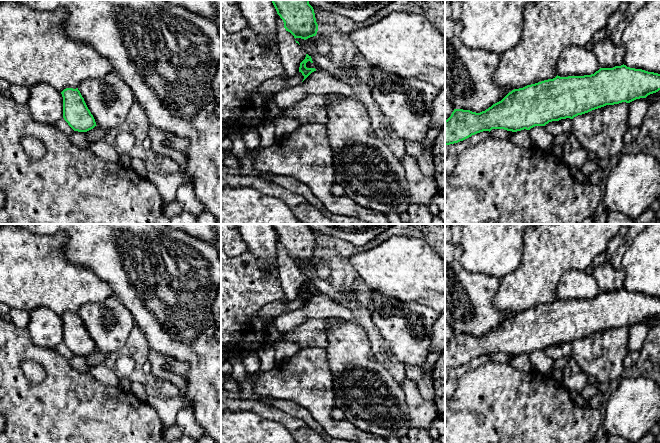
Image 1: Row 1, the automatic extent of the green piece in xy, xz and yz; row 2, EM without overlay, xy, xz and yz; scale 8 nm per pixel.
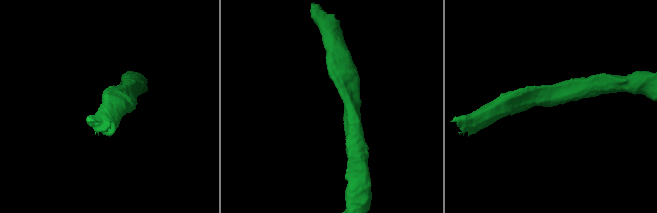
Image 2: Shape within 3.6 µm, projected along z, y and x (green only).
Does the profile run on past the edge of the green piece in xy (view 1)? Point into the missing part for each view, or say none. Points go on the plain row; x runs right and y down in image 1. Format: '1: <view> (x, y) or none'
1: none

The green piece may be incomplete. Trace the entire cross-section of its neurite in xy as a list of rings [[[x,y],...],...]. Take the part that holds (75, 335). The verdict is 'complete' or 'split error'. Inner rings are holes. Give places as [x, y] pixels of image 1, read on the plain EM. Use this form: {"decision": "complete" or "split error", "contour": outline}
{"decision": "complete", "contour": [[[66,312],[61,318],[63,342],[74,355],[87,356],[97,350],[78,312]]]}

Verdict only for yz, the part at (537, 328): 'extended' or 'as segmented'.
as segmented

